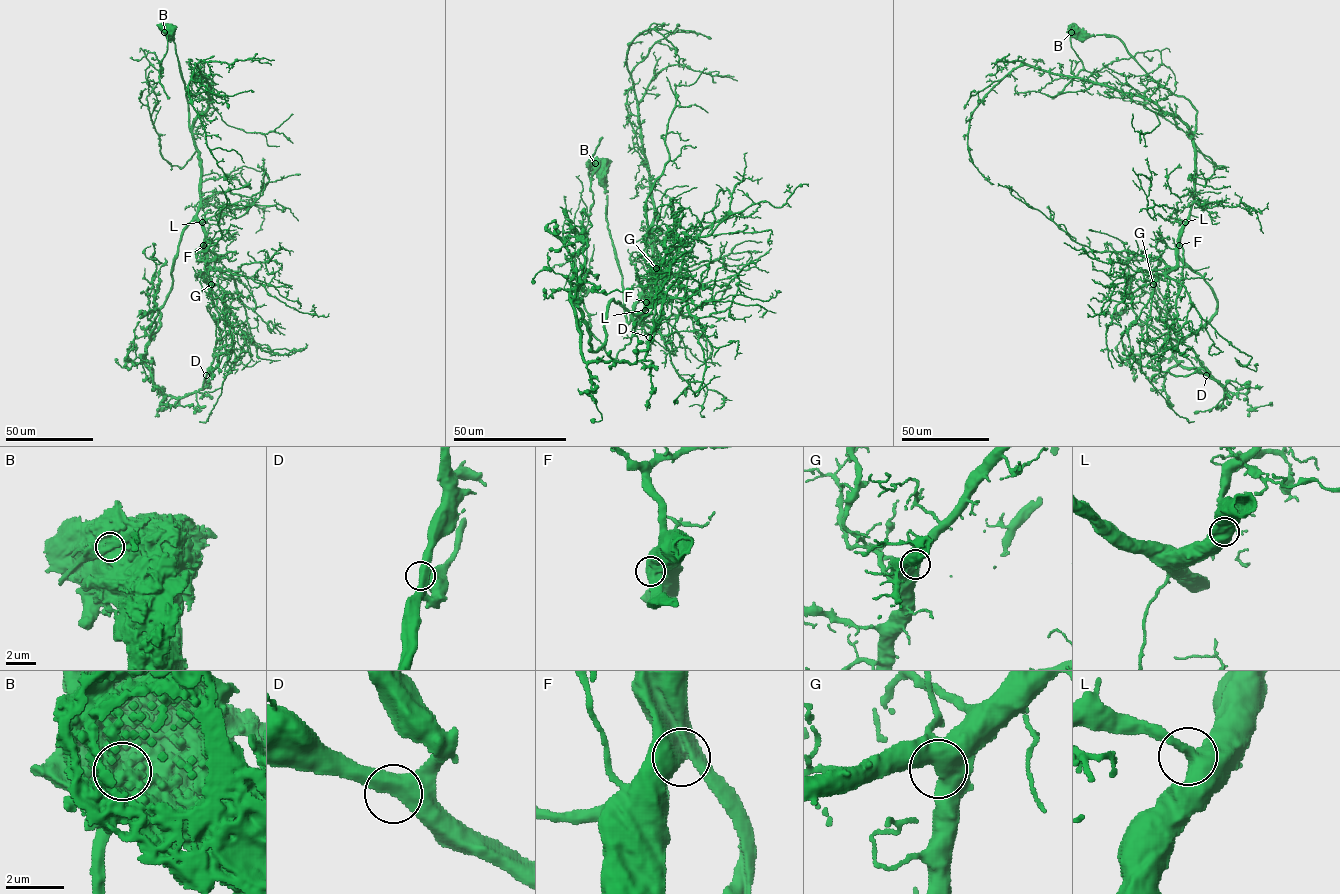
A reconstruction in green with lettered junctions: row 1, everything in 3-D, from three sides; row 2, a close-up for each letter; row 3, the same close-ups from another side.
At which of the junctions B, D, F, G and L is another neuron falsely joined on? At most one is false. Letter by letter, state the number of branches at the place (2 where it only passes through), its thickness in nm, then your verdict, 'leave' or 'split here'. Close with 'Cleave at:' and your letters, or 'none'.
B: 2 | 850 nm | split here
D: 2 | 550 nm | leave
F: 2 | 650 nm | leave
G: 2 | 600 nm | leave
L: 2 | 500 nm | leave
Cleave at: B

